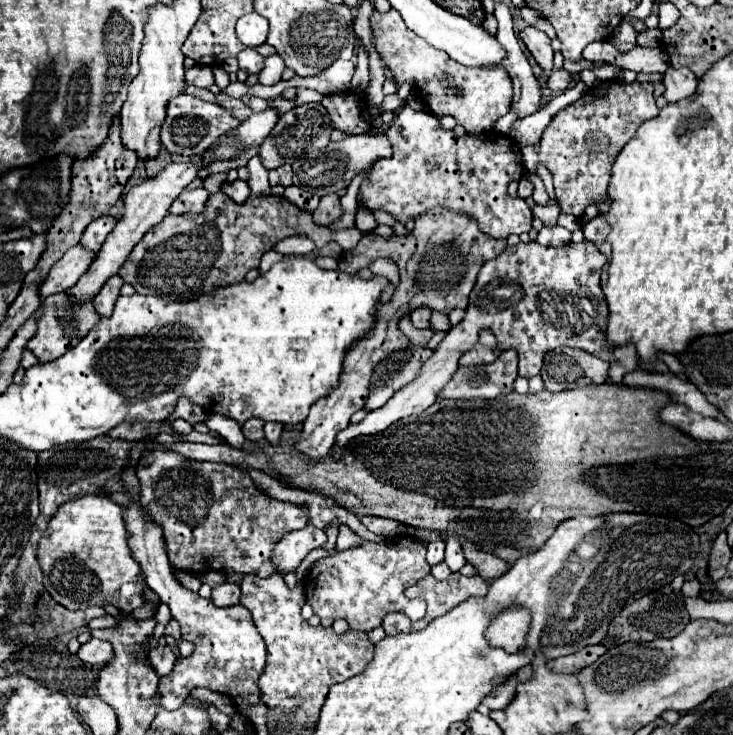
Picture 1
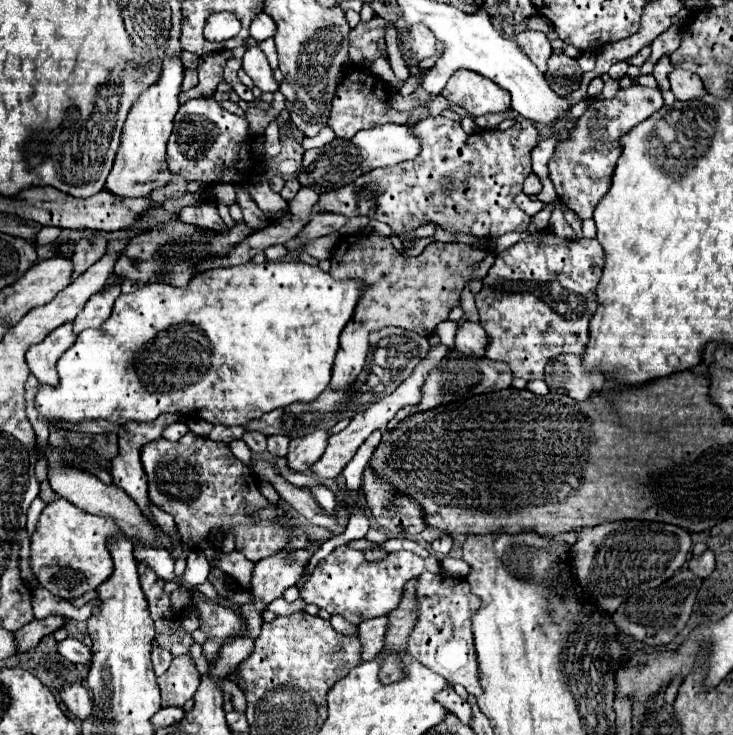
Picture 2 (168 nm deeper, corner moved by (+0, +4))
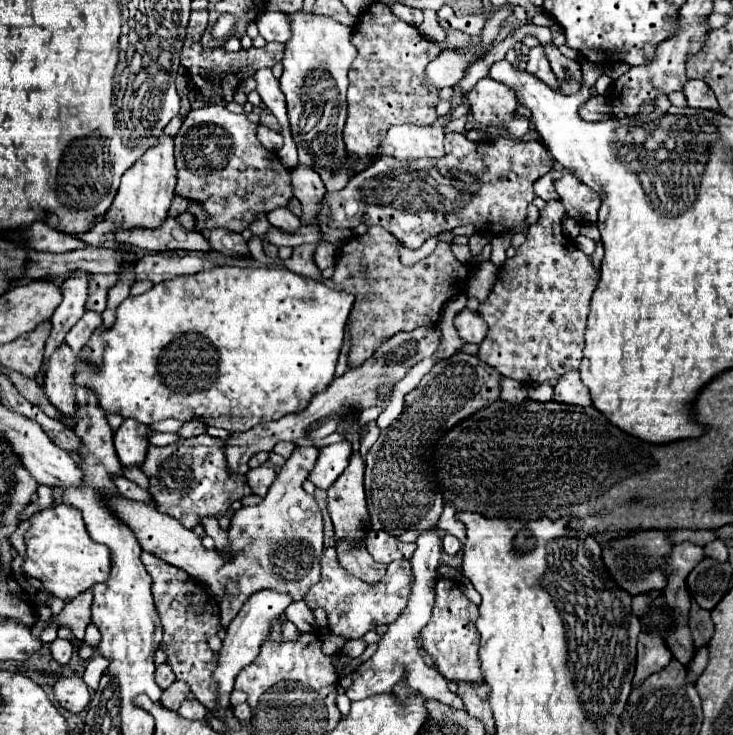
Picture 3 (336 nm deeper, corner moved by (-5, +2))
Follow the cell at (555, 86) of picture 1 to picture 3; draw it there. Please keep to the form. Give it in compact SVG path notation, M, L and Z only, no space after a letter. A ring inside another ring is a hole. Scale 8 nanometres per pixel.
M547 44L545 56L551 62L551 68L559 80L563 94L575 94L581 88L581 66L577 60L565 58L555 44Z

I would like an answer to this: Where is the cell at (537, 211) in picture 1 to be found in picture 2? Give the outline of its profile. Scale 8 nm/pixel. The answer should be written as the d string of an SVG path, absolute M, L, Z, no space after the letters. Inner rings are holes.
M524 192L519 193L515 197L515 203L524 211L526 214L533 216L538 211L540 211L540 201L532 200L529 196L527 196Z

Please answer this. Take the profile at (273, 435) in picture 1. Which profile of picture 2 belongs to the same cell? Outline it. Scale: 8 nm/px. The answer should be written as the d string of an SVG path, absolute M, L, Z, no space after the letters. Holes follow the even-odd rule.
M276 434L268 436L268 452L274 456L286 456L288 442L290 442L290 438L286 438L286 436L276 436Z

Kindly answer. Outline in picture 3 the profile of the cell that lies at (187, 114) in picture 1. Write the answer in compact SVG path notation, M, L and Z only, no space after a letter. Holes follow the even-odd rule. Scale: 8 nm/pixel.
M203 106L191 110L183 120L175 136L175 162L177 162L177 184L175 194L187 200L199 202L207 214L205 224L197 224L197 230L225 228L241 234L247 230L259 214L269 214L275 208L287 206L293 198L291 170L287 170L277 154L265 150L257 140L257 124L249 122L245 114L233 114L225 106Z

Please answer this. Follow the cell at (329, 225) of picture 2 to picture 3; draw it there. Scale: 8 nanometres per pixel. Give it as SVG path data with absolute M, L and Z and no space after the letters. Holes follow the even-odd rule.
M303 244L303 246L293 248L291 258L285 260L285 268L299 274L299 276L305 276L305 278L311 278L311 280L319 282L321 272L313 262L313 250L315 250L315 244Z

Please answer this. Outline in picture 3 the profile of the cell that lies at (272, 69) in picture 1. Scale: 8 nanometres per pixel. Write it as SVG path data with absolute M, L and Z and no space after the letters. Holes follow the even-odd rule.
M193 10L191 12L191 20L189 20L189 26L187 26L187 40L185 40L183 50L181 50L181 66L189 72L195 90L203 96L203 100L207 104L227 106L229 102L233 102L233 94L235 94L237 84L241 80L251 78L259 68L269 68L269 66L283 60L285 44L271 42L263 48L249 48L249 50L241 48L239 52L227 52L223 46L221 48L205 48L201 44L201 36L207 28L207 22L209 22L207 10Z

